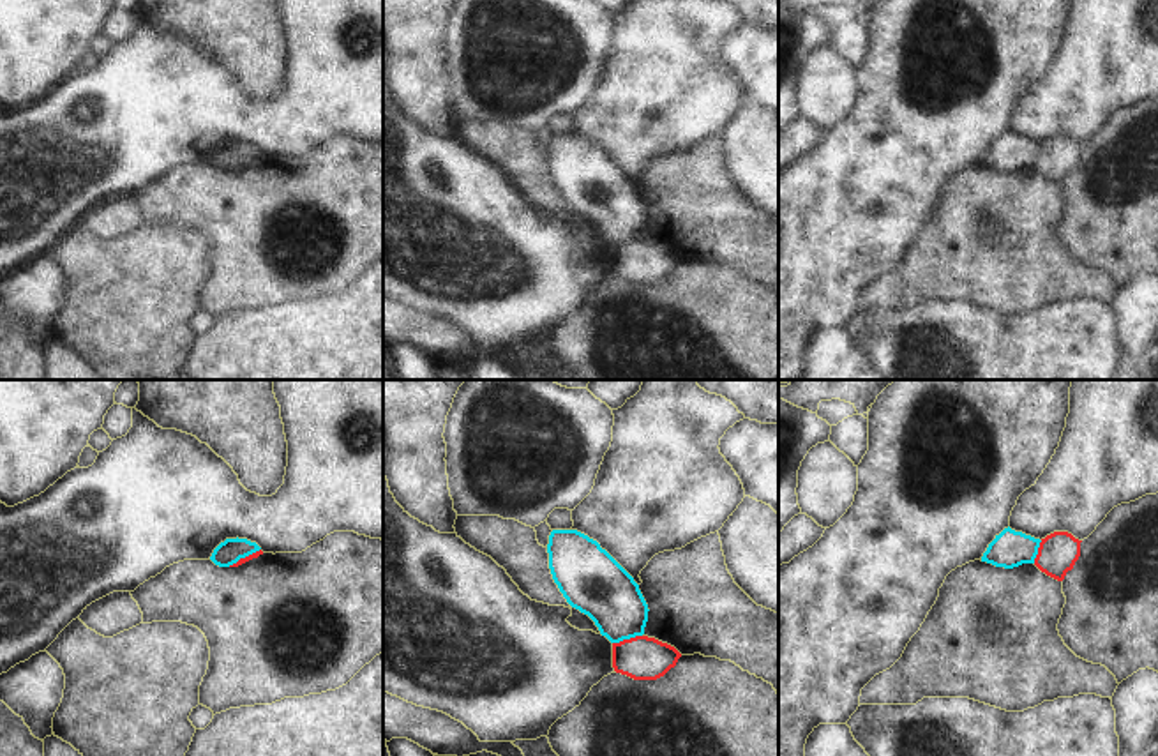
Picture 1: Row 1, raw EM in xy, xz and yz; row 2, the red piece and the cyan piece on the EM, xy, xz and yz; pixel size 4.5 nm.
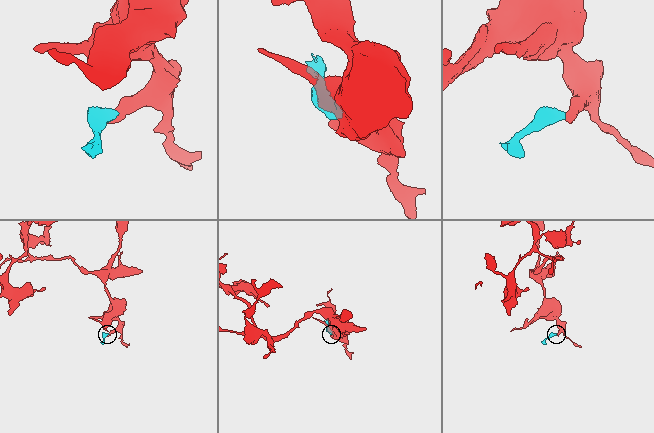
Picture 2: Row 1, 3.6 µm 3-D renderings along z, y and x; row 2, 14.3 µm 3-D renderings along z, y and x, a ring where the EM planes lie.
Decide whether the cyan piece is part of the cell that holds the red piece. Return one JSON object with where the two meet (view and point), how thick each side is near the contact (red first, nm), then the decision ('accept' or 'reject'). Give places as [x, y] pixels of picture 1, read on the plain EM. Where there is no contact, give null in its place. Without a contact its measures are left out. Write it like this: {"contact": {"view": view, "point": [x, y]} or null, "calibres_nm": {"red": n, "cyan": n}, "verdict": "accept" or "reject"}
{"contact": {"view": "xz", "point": [627, 244]}, "calibres_nm": {"red": 200, "cyan": 280}, "verdict": "reject"}

